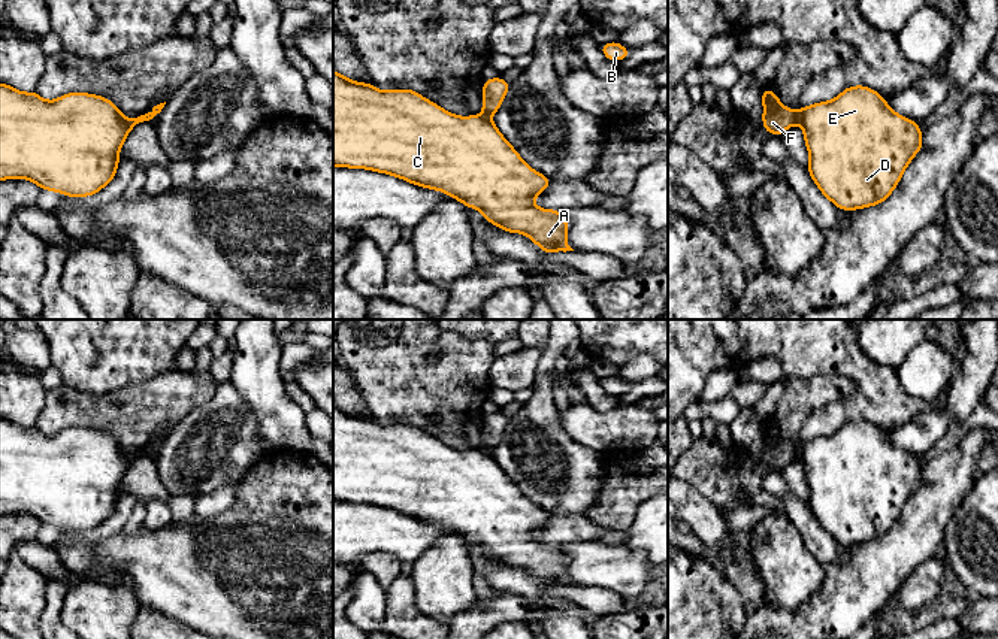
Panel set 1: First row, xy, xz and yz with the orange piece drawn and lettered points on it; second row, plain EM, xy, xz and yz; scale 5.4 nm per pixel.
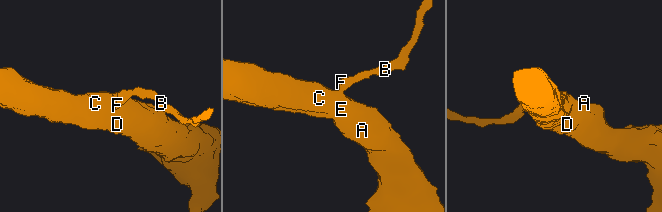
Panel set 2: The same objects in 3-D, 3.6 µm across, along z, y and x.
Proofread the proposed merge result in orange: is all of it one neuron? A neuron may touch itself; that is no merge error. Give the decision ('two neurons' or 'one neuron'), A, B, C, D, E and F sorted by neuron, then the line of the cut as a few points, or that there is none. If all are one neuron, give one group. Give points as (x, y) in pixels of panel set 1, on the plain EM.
two neurons | A C D E / B F | yz (797, 447), (798, 456)

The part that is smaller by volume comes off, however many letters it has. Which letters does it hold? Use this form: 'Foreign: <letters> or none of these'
Foreign: B, F

